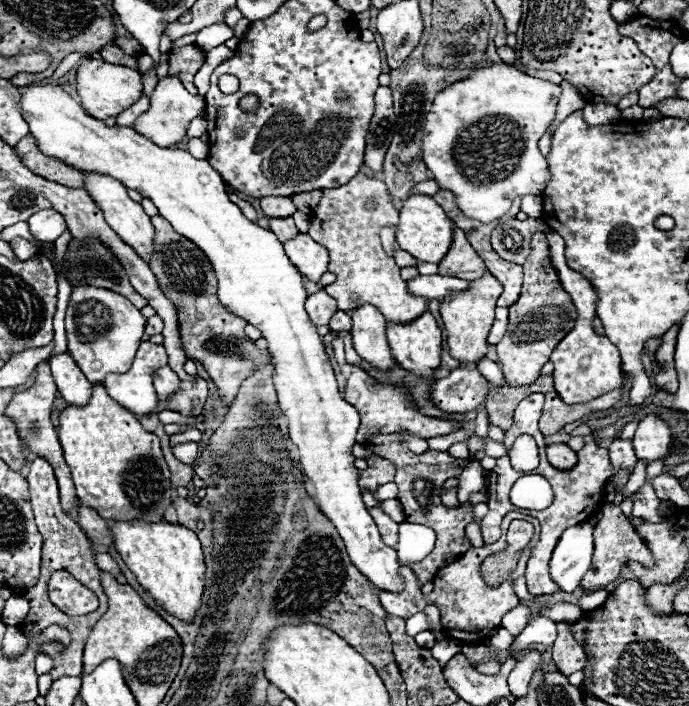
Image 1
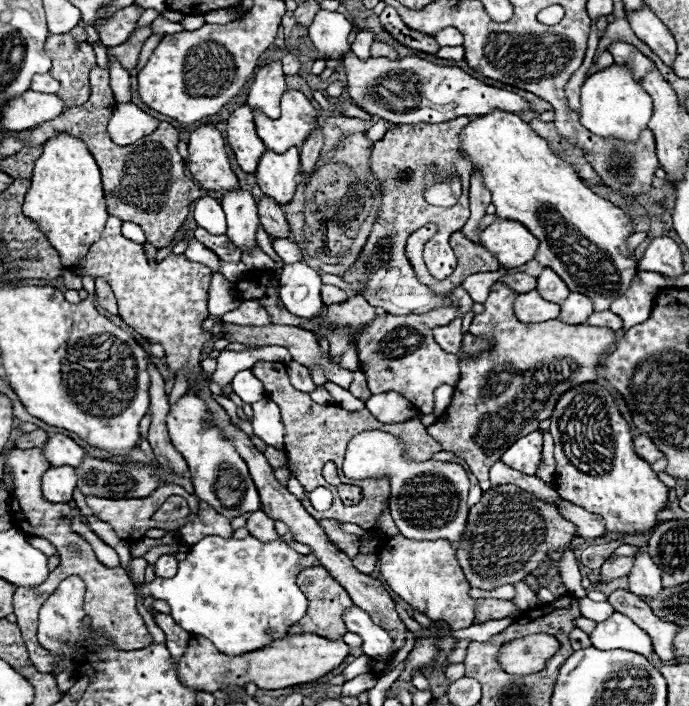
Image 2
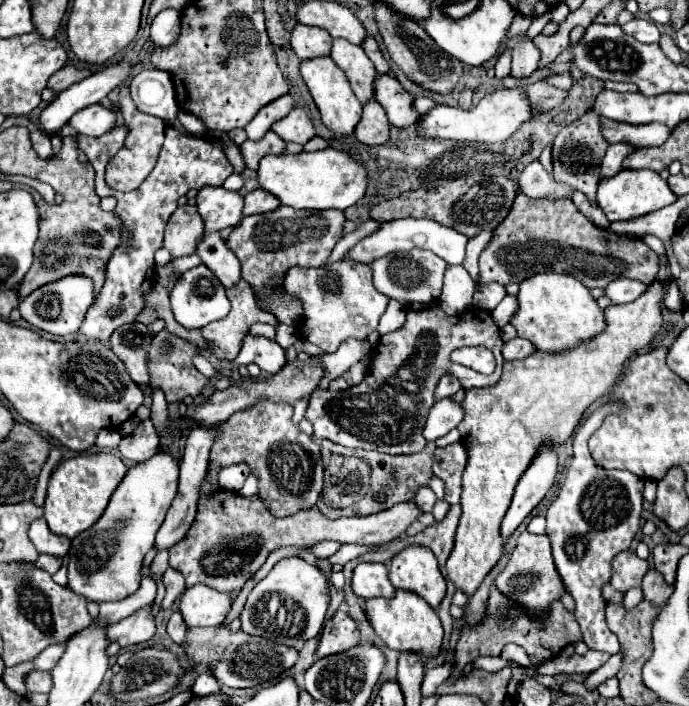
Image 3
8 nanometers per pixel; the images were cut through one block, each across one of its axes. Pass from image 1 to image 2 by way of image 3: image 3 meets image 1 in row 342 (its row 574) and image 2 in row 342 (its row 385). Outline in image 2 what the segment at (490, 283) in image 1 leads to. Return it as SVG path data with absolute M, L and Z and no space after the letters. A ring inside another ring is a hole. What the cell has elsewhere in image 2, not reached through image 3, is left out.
M502 282L490 286L484 312L476 314L470 326L474 336L494 336L492 350L464 358L460 362L460 380L454 388L452 404L428 426L428 434L442 444L442 450L464 458L472 474L480 480L480 488L492 488L488 482L490 466L504 454L512 442L538 428L540 420L550 418L560 394L576 384L598 378L600 358L612 348L616 334L606 326L566 324L548 320L538 324L522 324L516 320L512 302L518 294ZM570 358L570 374L560 374L560 360Z

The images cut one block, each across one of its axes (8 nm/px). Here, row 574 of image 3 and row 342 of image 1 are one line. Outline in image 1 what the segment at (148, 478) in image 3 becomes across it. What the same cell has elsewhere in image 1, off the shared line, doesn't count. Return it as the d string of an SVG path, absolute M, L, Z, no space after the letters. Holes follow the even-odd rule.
M74 286L66 310L68 352L90 384L102 384L108 372L126 372L132 366L144 334L146 318L122 294L96 286Z

